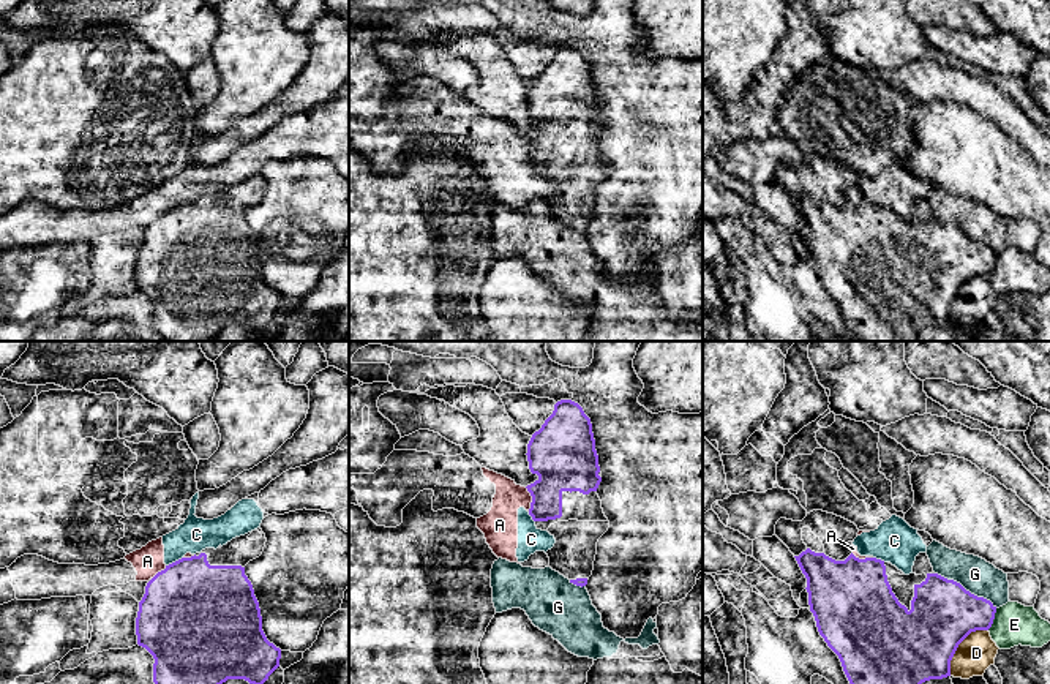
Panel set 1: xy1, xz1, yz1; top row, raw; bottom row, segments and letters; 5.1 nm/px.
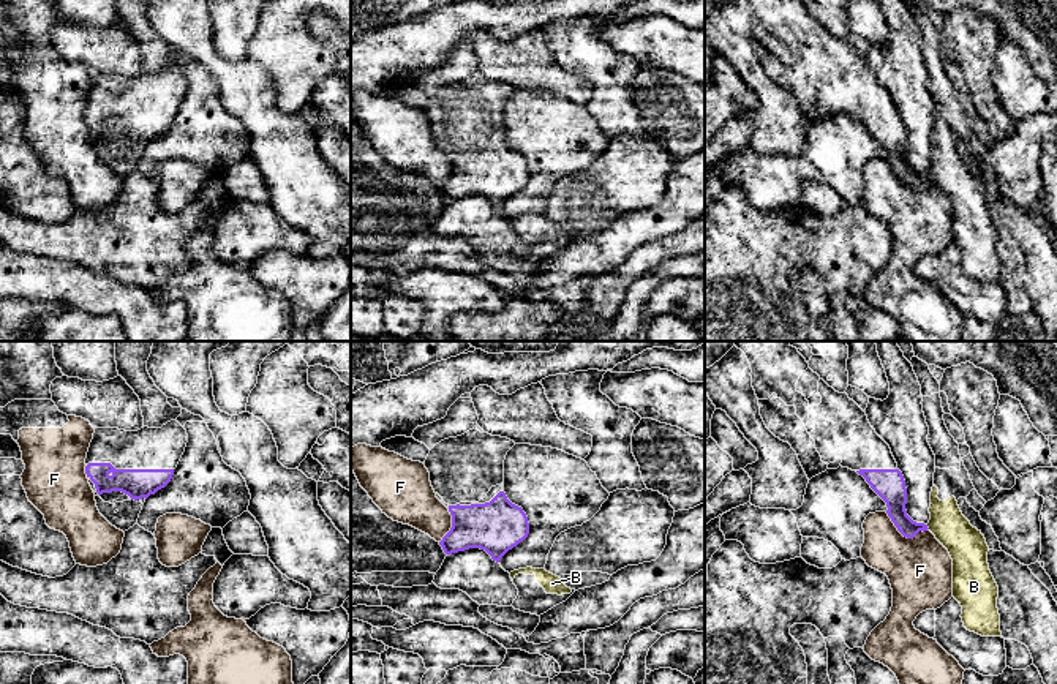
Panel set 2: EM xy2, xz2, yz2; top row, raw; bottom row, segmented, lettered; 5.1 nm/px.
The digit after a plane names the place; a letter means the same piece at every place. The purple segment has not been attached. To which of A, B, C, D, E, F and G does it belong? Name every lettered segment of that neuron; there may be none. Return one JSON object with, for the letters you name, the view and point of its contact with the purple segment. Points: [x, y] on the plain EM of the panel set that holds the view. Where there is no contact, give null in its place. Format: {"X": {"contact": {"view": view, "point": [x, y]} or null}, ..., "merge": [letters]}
{"merge": []}

